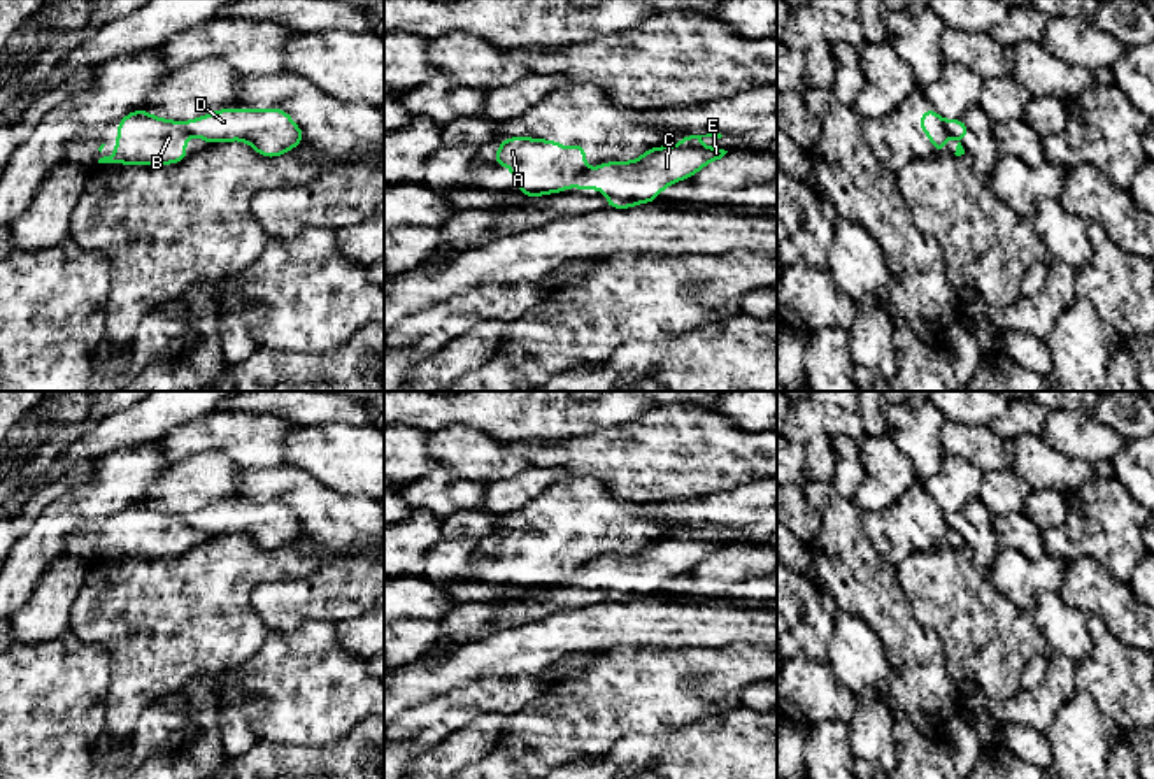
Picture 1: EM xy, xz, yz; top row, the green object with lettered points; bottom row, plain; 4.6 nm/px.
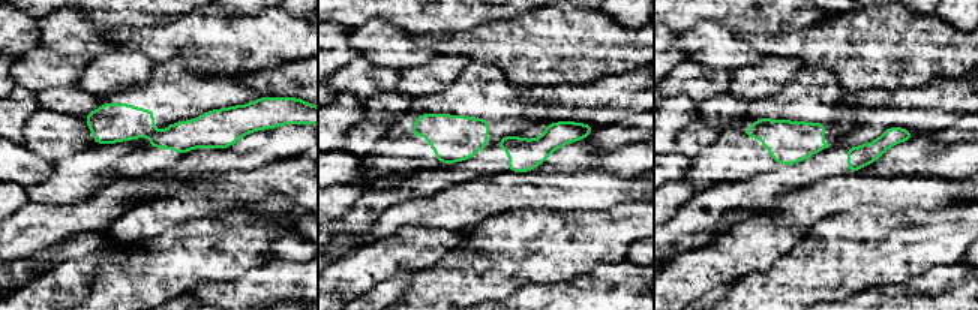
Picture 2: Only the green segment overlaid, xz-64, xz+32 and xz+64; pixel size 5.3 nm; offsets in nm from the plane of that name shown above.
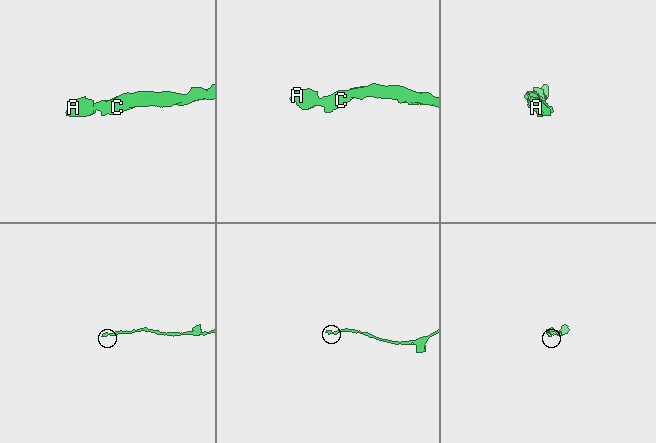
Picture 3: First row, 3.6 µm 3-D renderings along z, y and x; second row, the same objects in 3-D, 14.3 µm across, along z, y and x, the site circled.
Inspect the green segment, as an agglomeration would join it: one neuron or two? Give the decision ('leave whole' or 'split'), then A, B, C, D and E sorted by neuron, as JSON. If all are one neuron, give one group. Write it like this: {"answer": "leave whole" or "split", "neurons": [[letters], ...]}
{"answer": "split", "neurons": [["A", "B"], ["C", "D", "E"]]}

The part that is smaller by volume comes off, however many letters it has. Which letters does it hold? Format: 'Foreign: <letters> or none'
Foreign: A, B

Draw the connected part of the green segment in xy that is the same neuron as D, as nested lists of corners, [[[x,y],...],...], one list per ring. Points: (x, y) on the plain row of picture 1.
[[[221,502],[196,512],[188,512],[189,528],[209,537],[244,533],[265,551],[281,549],[305,533],[291,509],[279,502]]]

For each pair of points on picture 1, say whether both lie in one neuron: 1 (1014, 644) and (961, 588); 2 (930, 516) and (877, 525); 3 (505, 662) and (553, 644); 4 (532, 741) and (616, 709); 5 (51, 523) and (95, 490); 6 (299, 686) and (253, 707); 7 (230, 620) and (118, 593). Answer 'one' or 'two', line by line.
1: one
2: one
3: one
4: one
5: one
6: two
7: one

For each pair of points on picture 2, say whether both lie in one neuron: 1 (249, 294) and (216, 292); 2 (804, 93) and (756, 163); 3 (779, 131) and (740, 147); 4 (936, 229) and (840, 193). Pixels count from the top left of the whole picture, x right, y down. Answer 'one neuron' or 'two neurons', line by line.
1: one neuron
2: one neuron
3: one neuron
4: two neurons

